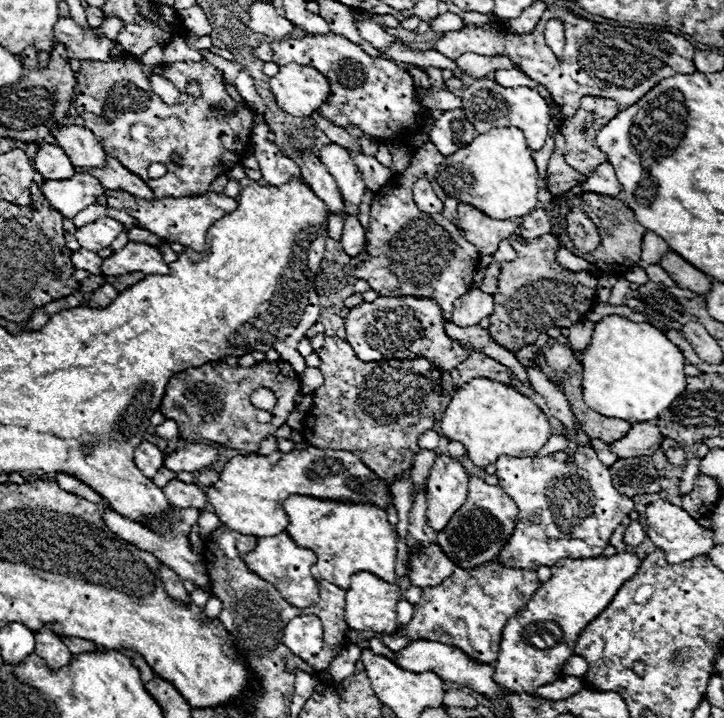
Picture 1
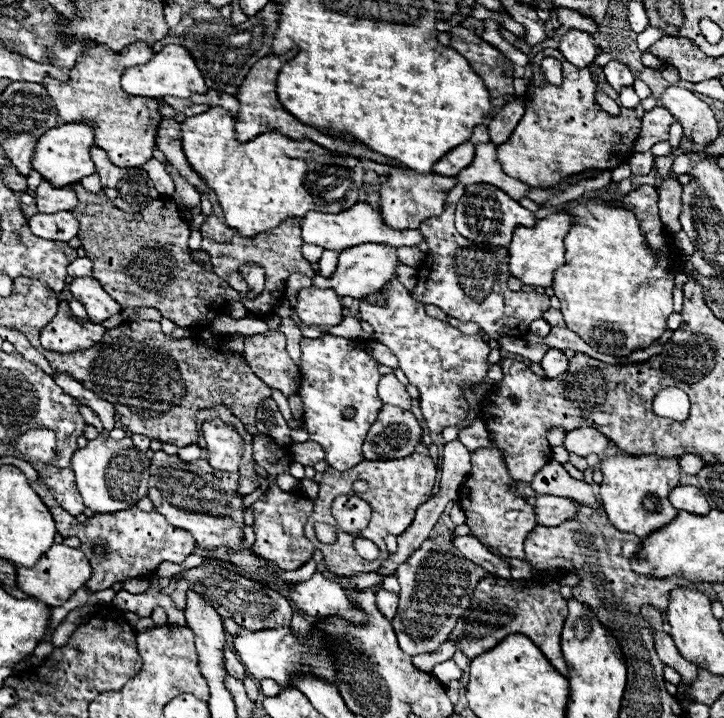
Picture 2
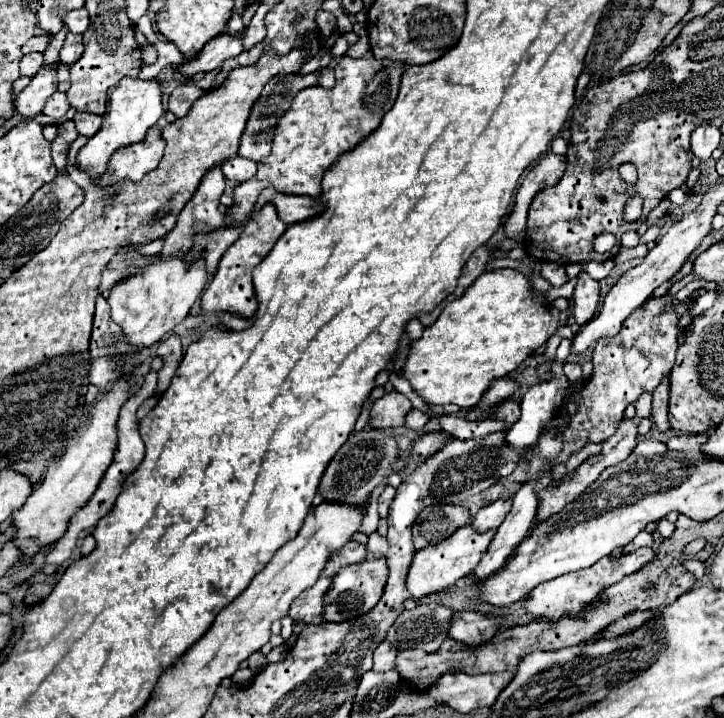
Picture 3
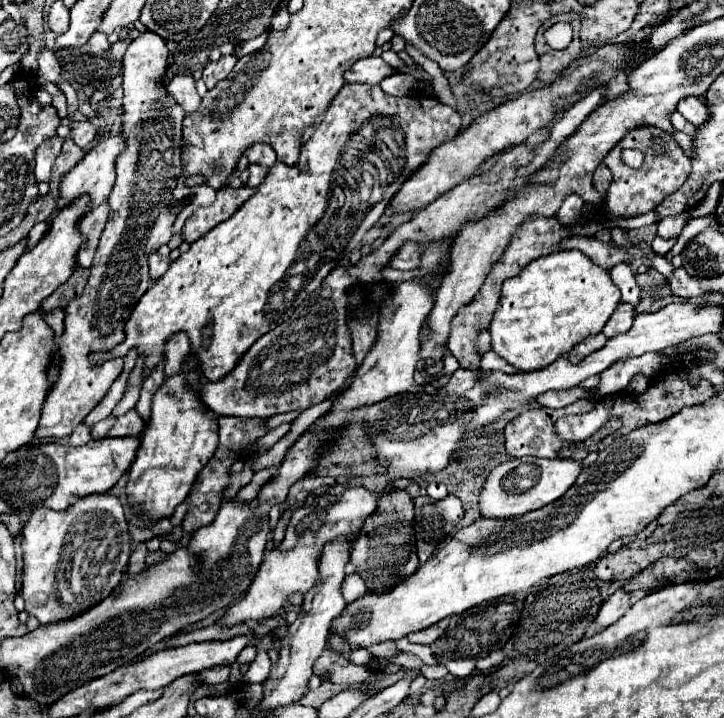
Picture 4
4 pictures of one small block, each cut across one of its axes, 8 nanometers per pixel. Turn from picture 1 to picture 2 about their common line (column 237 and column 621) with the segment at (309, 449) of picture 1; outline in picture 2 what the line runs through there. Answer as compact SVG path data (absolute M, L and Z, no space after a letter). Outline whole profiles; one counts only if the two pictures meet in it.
M608 456L600 462L604 480L600 484L600 500L608 520L622 532L634 532L638 538L648 538L652 532L668 526L678 510L670 504L668 494L678 486L678 458L658 456Z

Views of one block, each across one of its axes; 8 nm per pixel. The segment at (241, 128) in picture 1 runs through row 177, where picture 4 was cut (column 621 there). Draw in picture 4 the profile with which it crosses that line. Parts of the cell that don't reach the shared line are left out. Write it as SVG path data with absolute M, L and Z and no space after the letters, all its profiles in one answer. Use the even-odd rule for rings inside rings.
M636 126L634 130L626 132L626 136L606 154L604 164L610 168L614 180L612 180L606 196L604 196L604 202L600 202L596 206L596 210L592 210L588 214L588 220L596 220L596 222L608 222L608 220L604 220L608 216L632 218L632 216L638 216L638 214L644 214L644 212L654 210L668 194L672 194L674 190L678 190L682 186L682 182L690 174L690 158L676 144L674 134L672 132L658 130L656 126ZM652 136L660 136L664 140L664 144L668 148L668 154L666 156L656 156L650 150ZM620 148L638 148L644 154L644 164L638 170L628 168L626 164L620 164Z

